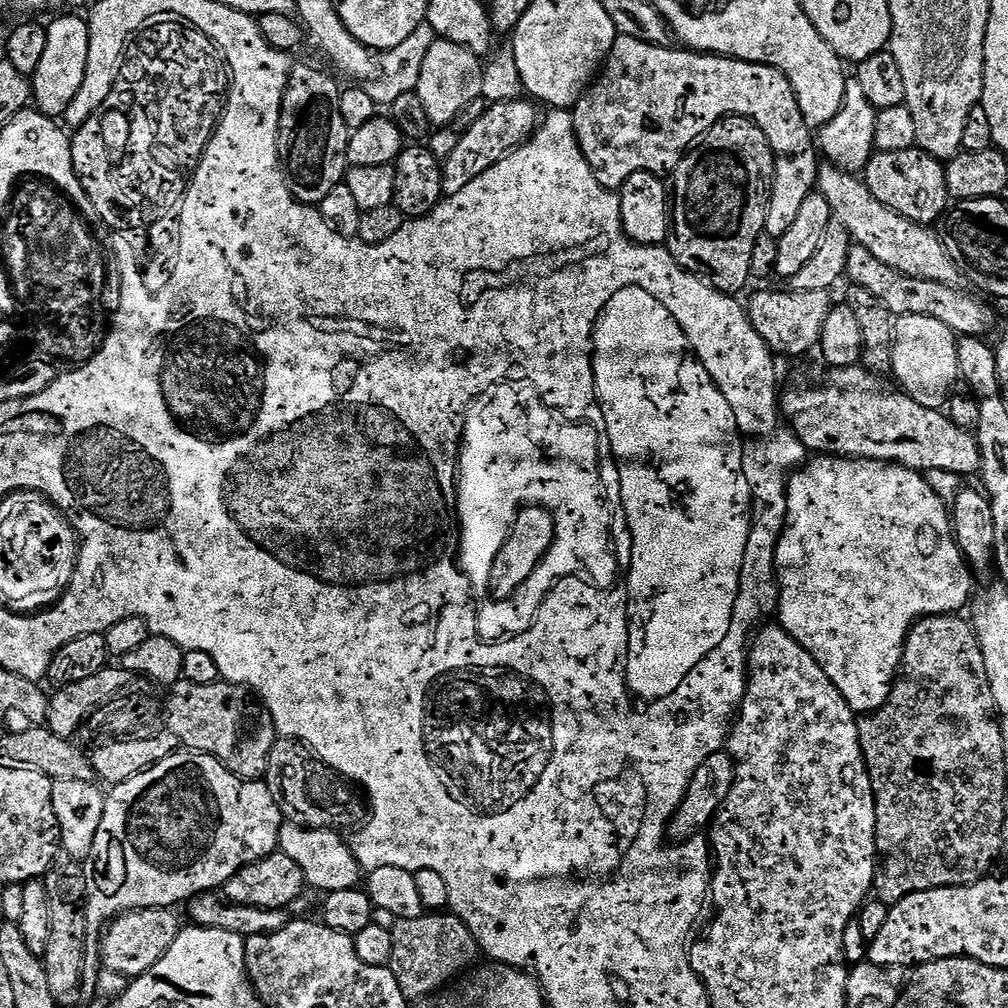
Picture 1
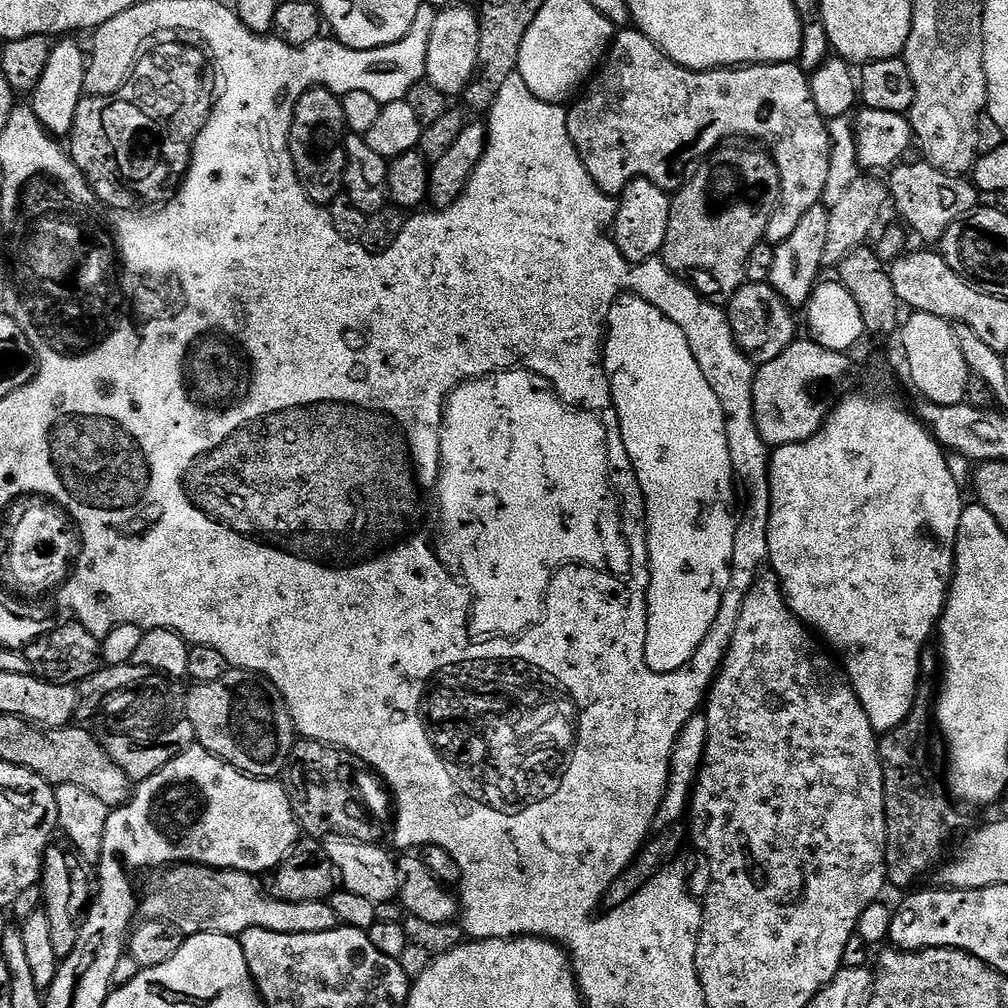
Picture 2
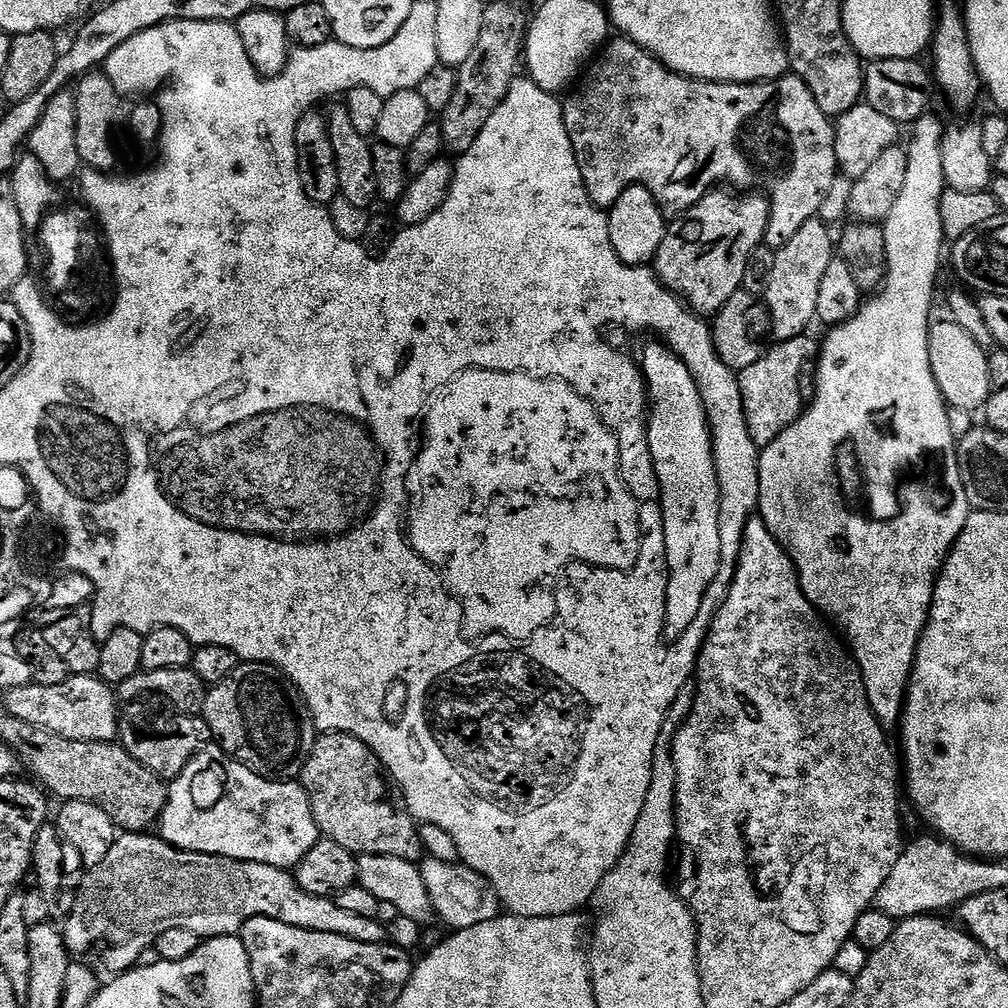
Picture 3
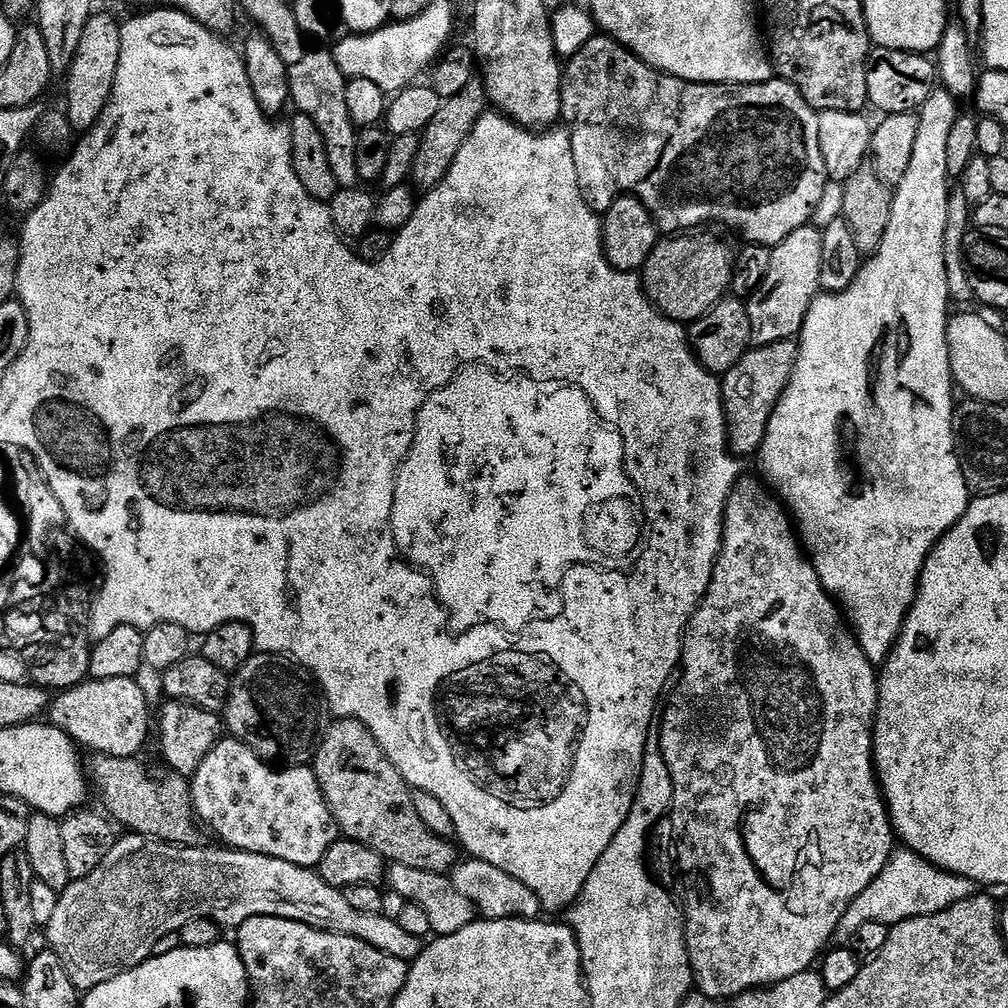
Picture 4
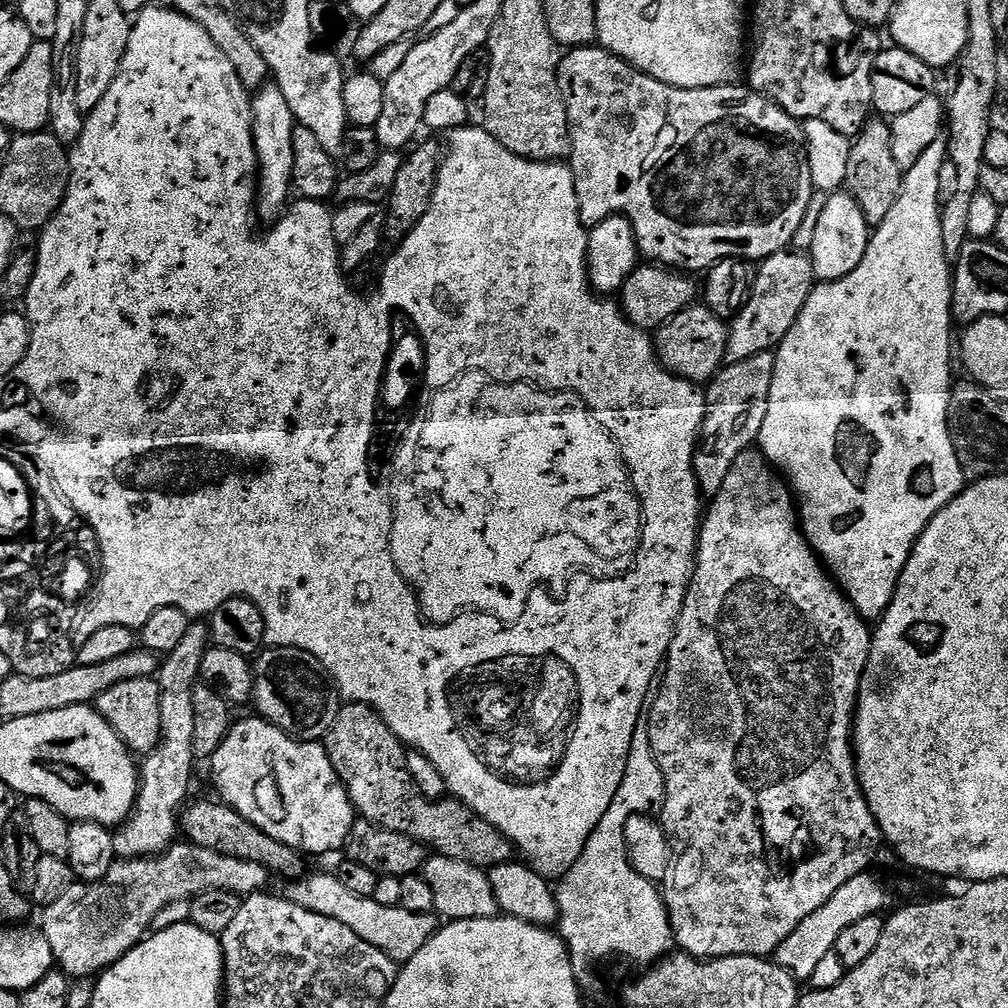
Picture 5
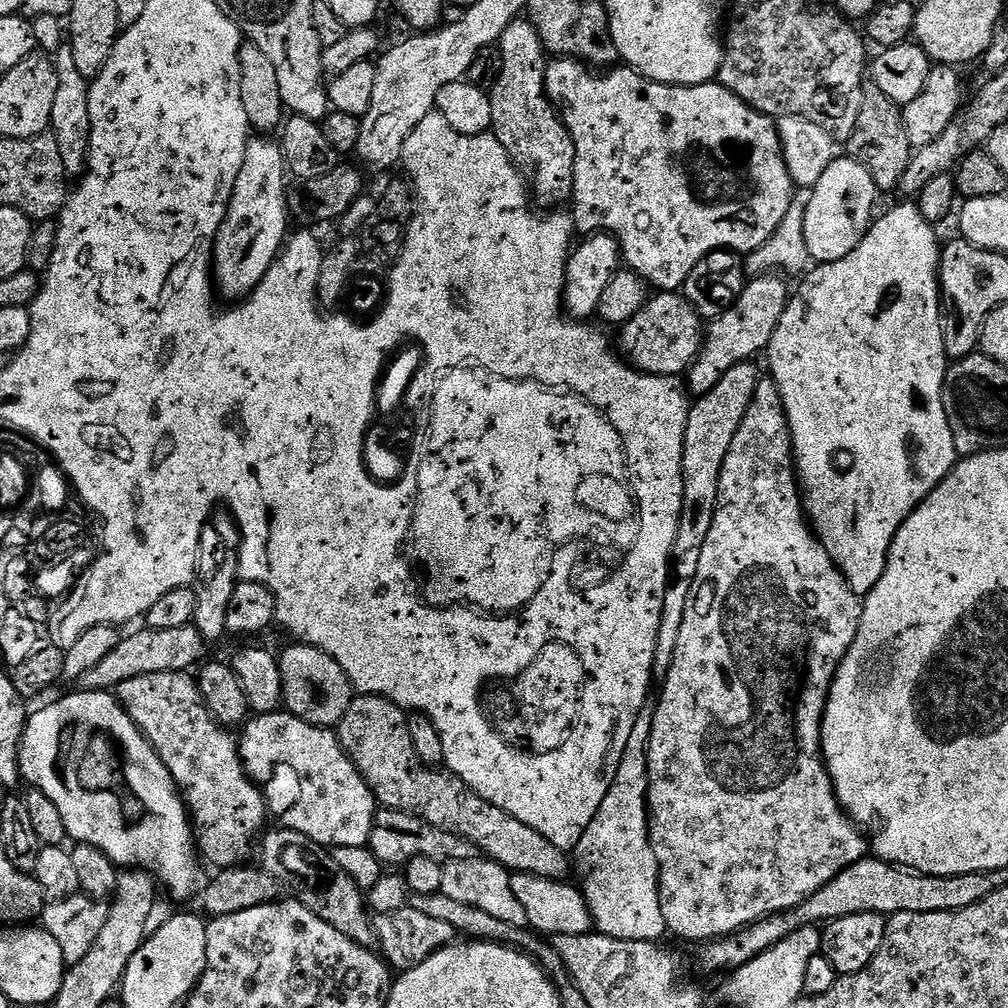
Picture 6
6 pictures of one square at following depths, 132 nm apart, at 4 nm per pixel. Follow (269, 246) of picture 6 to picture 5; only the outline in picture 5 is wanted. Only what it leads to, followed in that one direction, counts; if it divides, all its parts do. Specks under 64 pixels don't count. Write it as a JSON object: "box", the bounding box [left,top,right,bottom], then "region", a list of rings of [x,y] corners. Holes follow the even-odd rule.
{"box":[251,82,298,222],"region":[[[275,82],[260,85],[251,93],[252,141],[256,151],[258,183],[256,185],[256,214],[261,221],[275,222],[289,207],[288,195],[293,195],[294,185],[294,130],[298,127],[294,110]]]}

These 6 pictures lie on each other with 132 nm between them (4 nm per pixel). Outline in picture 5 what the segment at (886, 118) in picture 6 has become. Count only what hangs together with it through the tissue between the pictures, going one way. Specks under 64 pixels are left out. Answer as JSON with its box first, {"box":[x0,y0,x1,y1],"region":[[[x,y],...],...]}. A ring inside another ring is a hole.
{"box":[846,118,904,226],"region":[[[872,118],[864,125],[860,135],[855,137],[850,150],[850,166],[846,166],[846,192],[856,200],[862,214],[870,226],[875,226],[890,214],[894,202],[898,202],[900,187],[904,181],[904,172],[894,162],[892,149],[892,130],[883,119]]]}

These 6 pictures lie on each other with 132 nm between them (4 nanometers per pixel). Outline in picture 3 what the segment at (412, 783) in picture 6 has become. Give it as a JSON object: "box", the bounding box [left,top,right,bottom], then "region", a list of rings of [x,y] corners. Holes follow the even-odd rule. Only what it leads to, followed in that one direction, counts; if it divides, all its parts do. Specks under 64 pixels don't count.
{"box":[298,732,425,862],"region":[[[325,732],[317,735],[298,773],[299,783],[303,784],[310,798],[314,822],[318,822],[323,839],[338,842],[338,846],[350,850],[357,857],[393,856],[413,862],[419,861],[425,855],[425,850],[420,841],[417,821],[413,820],[407,811],[400,809],[399,812],[388,801],[388,788],[383,779],[385,780],[385,777],[382,775],[380,759],[357,736],[345,732]]]}

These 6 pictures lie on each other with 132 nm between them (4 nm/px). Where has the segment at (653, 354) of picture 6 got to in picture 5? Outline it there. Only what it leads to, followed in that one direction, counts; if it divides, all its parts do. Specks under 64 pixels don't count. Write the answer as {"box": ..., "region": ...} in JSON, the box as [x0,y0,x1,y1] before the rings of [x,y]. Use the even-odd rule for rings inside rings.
{"box":[654,303,728,385],"region":[[[703,303],[674,314],[655,333],[654,343],[660,363],[667,372],[689,380],[691,384],[707,385],[712,377],[724,367],[728,358],[728,330],[726,321],[714,314]]]}

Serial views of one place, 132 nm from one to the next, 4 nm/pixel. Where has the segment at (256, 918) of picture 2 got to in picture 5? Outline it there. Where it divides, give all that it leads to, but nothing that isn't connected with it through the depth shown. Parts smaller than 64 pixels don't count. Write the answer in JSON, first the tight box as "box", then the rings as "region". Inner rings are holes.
{"box":[41,842,438,980],"region":[[[187,842],[173,843],[166,852],[155,858],[121,859],[112,864],[106,878],[93,884],[74,882],[58,901],[45,907],[41,931],[50,944],[53,959],[59,969],[74,980],[95,977],[124,957],[136,944],[149,935],[152,923],[171,904],[191,902],[204,892],[232,892],[241,898],[265,891],[270,873],[267,868],[252,862],[218,854]],[[335,874],[328,876],[305,875],[303,878],[289,883],[286,891],[287,899],[293,900],[298,906],[310,910],[314,914],[322,914],[326,918],[334,918],[342,922],[342,926],[350,926],[358,938],[370,942],[382,954],[386,954],[397,965],[407,964],[426,942],[430,942],[432,935],[438,930],[437,917],[432,914],[414,914],[410,910],[394,906],[378,906],[371,896],[359,896],[346,890],[340,879]]]}

